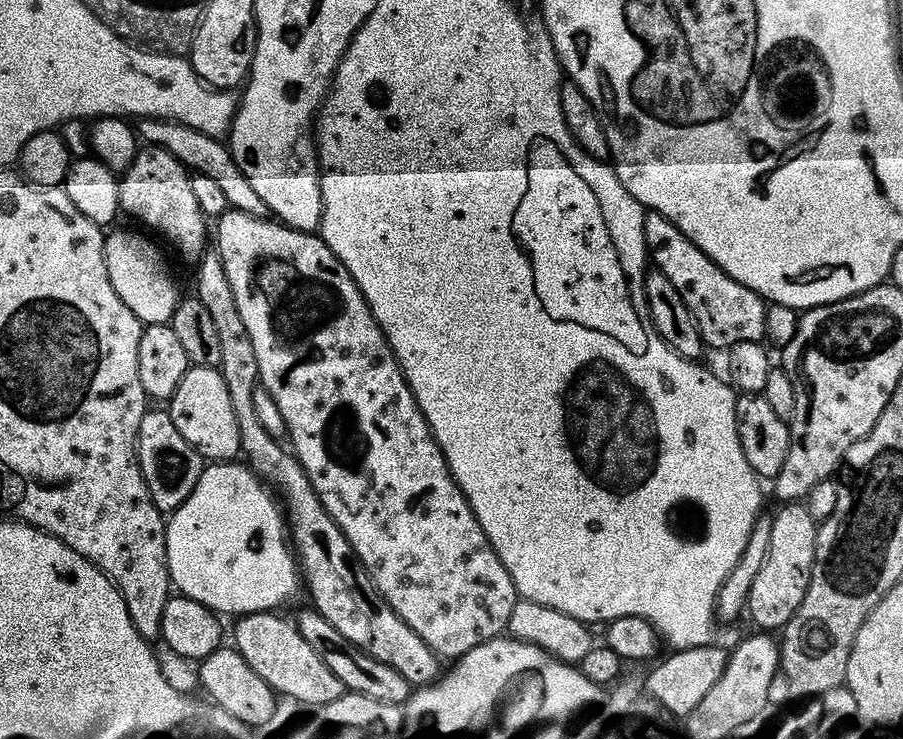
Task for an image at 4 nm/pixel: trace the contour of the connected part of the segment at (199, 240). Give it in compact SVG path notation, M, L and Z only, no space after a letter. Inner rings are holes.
M144 146L137 151L130 167L119 177L118 202L120 203L120 212L123 215L133 216L138 223L145 224L145 226L140 226L147 229L149 233L157 232L157 234L152 234L157 237L165 236L176 247L176 252L182 259L196 262L206 251L204 243L207 240L209 243L210 228L209 225L208 228L204 225L207 224L206 218L198 206L198 201L194 199L194 190L190 187L191 181L192 176L188 169L184 167L182 162L178 162L178 158L174 158L174 154L170 154L161 148Z

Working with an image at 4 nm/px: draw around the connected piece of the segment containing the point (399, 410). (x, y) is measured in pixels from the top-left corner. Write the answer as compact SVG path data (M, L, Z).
M229 210L219 217L215 224L214 248L220 253L226 278L230 278L230 290L234 290L234 302L238 302L238 314L242 314L246 334L250 334L254 355L258 357L259 387L266 389L270 398L278 402L278 411L282 413L282 418L286 418L287 439L292 440L291 451L298 458L302 470L306 470L310 478L310 486L314 486L326 514L330 514L338 530L346 534L354 554L358 554L362 566L379 590L380 597L392 607L394 614L398 614L398 618L402 618L402 622L406 622L406 626L410 626L410 630L414 630L414 634L418 634L418 638L422 638L422 642L426 642L426 646L430 646L430 650L440 658L465 656L470 650L474 650L474 646L501 635L507 629L510 614L514 611L514 602L518 598L514 582L506 566L502 566L502 558L498 558L494 546L490 546L482 526L478 526L478 518L474 518L474 510L470 510L470 502L465 498L464 491L456 484L452 471L448 469L446 458L406 382L404 373L400 371L400 363L390 350L350 270L342 266L340 259L333 254L330 246L326 246L326 242L321 240L319 235L289 228L288 225L279 223L275 219L263 220L245 212Z

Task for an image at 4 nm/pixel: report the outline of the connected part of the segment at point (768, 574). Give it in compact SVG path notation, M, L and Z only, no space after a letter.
M788 502L783 505L780 513L772 516L772 529L770 530L770 550L766 554L766 562L762 562L762 570L758 570L758 578L754 578L754 586L750 586L747 619L752 619L757 624L757 629L772 630L768 628L783 629L790 618L794 618L794 610L802 606L802 598L806 598L806 590L810 586L812 567L816 557L816 530L818 521L810 513L807 507L800 502Z

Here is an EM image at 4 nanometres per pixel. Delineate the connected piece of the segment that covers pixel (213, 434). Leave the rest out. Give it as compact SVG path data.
M190 366L186 374L182 374L182 382L178 382L178 390L174 390L171 400L167 401L166 410L178 434L182 434L205 461L232 462L241 455L238 418L219 367Z

